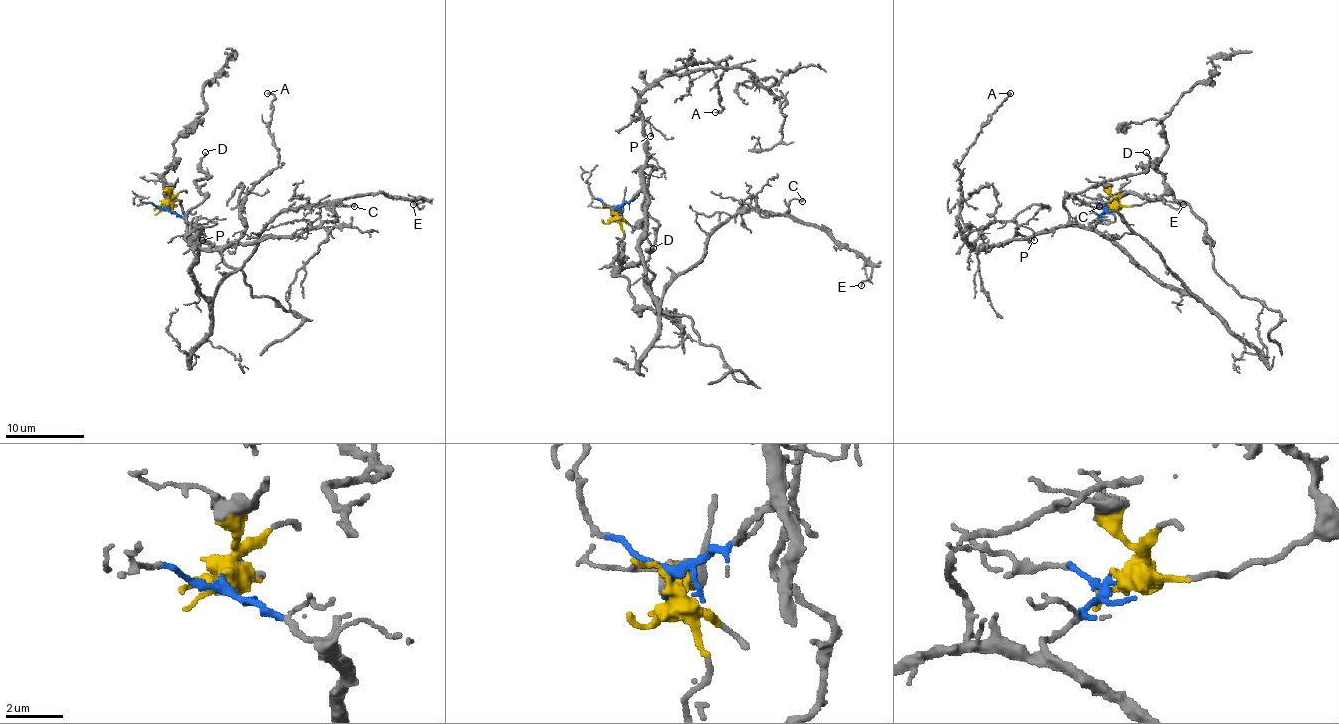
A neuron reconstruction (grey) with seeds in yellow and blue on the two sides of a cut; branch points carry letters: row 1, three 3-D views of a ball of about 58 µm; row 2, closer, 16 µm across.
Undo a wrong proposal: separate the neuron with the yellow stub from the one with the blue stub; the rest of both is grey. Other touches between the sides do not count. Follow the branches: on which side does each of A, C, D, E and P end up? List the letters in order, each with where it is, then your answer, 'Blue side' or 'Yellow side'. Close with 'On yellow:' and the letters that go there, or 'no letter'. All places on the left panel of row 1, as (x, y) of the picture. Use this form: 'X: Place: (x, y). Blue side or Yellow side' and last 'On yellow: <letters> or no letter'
A: Place: (267, 93). Blue side
C: Place: (354, 206). Blue side
D: Place: (205, 152). Blue side
E: Place: (413, 204). Blue side
P: Place: (202, 240). Blue side
On yellow: no letter

